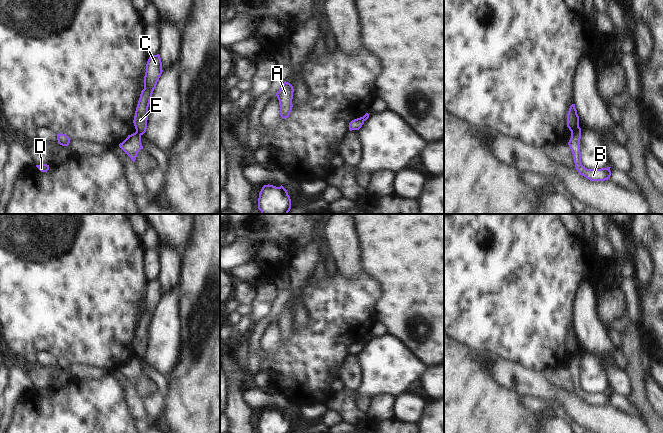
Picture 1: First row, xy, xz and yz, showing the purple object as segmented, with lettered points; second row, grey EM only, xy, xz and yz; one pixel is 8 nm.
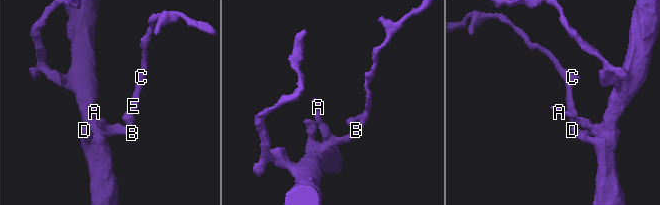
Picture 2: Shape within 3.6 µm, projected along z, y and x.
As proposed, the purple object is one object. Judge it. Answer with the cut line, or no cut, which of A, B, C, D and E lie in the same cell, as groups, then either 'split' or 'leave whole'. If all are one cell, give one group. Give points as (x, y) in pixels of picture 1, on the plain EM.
yz (579, 351), (571, 357) | A B D / C E | split

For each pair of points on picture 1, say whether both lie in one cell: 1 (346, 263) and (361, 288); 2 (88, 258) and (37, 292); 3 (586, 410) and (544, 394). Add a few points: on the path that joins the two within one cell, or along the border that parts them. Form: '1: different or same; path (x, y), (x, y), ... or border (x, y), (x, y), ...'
1: different; border (337, 268), (349, 277), (355, 277), (363, 270)
2: same; path (75, 266), (60, 269), (50, 279)
3: same; path (576, 408), (567, 399), (554, 394)

